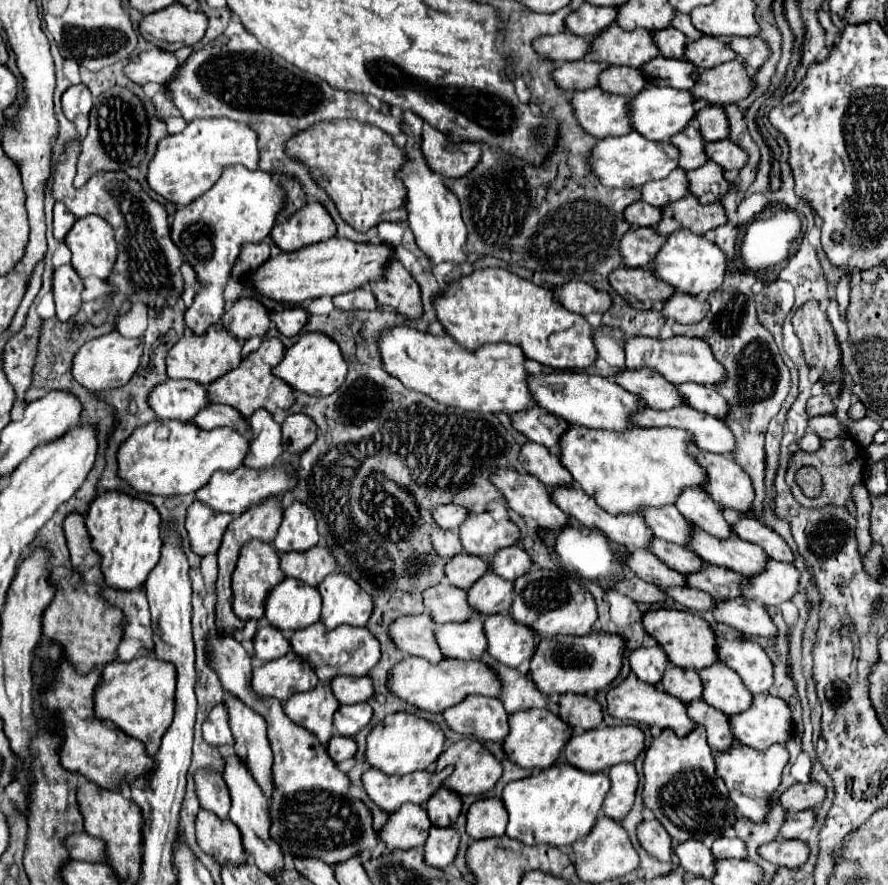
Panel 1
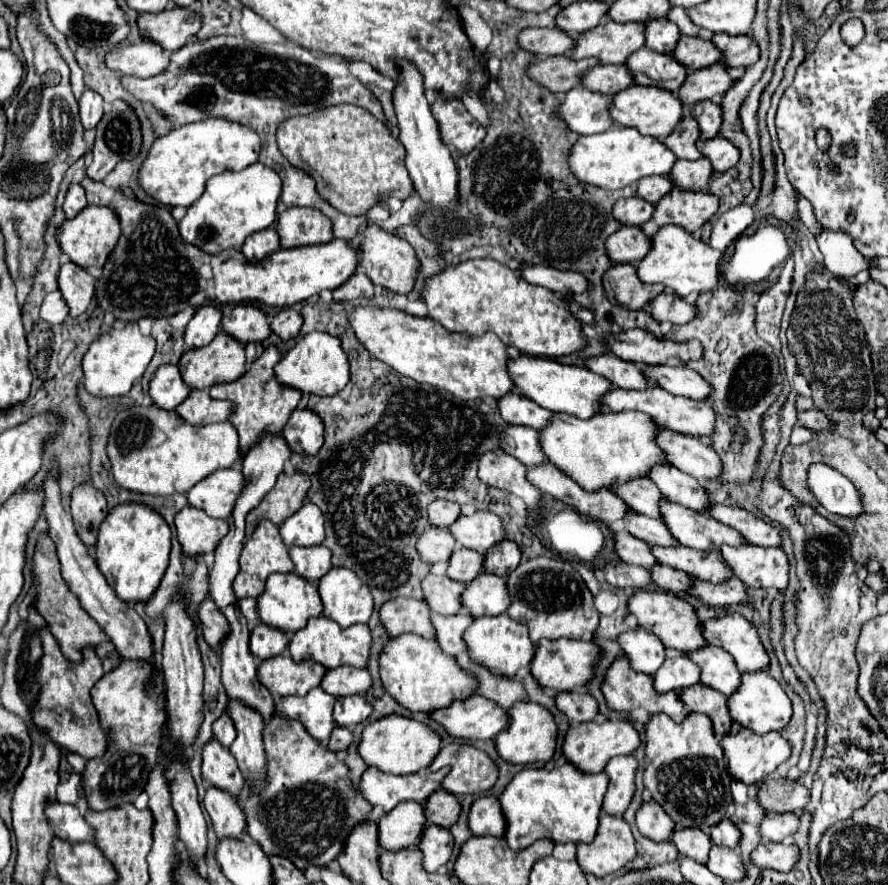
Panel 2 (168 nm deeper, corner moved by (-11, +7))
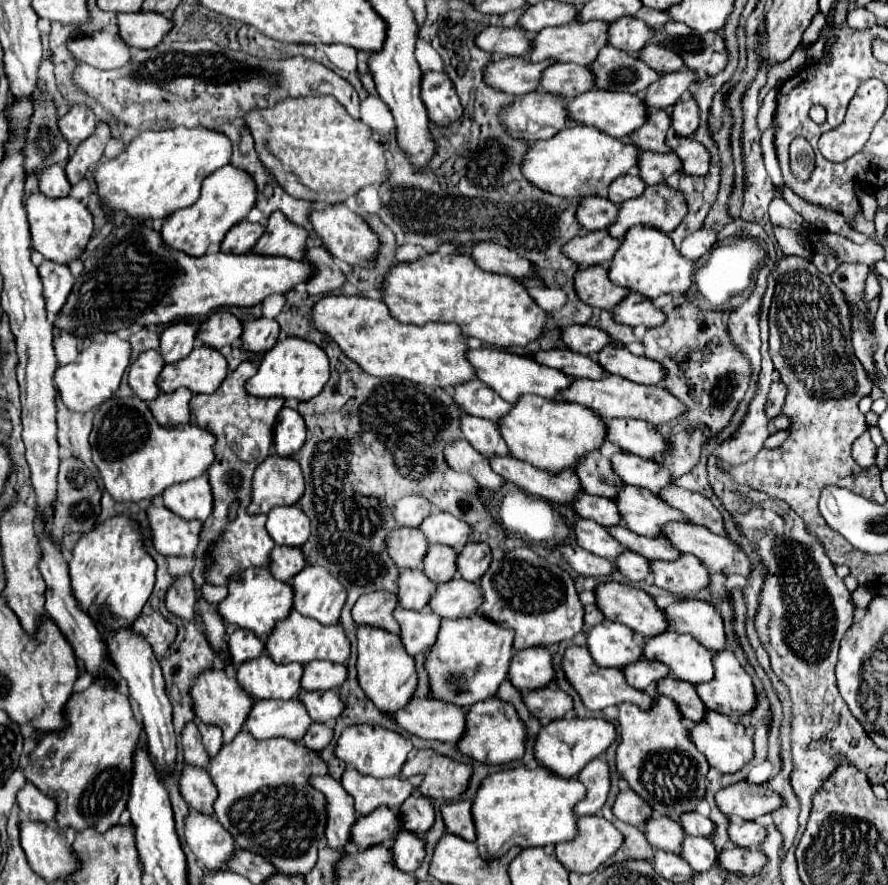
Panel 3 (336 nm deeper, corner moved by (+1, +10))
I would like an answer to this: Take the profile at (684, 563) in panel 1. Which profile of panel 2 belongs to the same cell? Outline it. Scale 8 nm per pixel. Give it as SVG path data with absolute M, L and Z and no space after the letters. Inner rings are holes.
M631 514L625 520L625 526L629 534L635 538L641 538L653 546L679 546L679 540L673 538L673 534L667 530L667 526L661 520L645 518L643 514Z

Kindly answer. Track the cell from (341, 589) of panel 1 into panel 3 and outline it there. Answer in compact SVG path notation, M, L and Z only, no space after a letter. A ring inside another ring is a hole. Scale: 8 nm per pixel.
M305 567L299 575L291 579L291 587L293 587L293 609L295 611L299 611L305 617L313 617L323 625L339 623L339 615L347 599L347 591L333 575L329 575L329 571L325 571L323 567Z

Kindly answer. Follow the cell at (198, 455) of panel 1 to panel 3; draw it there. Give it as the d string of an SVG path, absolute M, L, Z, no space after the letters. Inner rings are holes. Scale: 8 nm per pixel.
M113 397L105 401L95 413L89 443L105 489L121 503L153 499L175 483L203 475L215 459L215 437L209 431L191 423L179 427L157 425L147 403L139 397Z

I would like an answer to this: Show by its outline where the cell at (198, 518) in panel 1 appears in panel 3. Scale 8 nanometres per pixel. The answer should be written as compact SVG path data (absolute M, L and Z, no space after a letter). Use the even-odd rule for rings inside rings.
M163 505L147 507L147 521L151 531L151 541L157 553L195 557L199 547L199 521L183 521Z

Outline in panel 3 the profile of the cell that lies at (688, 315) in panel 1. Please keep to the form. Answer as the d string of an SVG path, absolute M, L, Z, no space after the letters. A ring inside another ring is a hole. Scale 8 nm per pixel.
M629 293L619 305L613 309L615 323L623 323L629 327L645 325L645 327L657 327L665 323L665 315L661 309L653 307L653 303L639 293Z

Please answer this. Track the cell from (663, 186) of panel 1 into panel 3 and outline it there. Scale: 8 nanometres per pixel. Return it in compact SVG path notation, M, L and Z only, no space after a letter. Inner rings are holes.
M627 173L627 175L621 175L619 179L615 179L615 183L611 183L607 197L613 203L619 205L619 203L623 203L627 199L639 197L643 191L645 191L645 183L641 181L641 177L633 175L633 173Z

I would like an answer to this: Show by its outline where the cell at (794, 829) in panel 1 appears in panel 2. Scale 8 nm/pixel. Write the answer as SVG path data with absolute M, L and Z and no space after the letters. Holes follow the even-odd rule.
M787 812L787 814L771 814L769 818L763 820L761 824L761 834L763 838L769 838L773 842L783 842L789 840L797 828L799 828L799 814L795 812Z

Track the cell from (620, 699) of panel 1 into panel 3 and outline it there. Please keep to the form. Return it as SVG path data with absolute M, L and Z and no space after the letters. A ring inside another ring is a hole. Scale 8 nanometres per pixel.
M569 647L561 659L561 669L567 677L567 681L573 685L573 689L579 693L583 705L591 711L601 711L609 705L617 705L617 703L623 703L623 701L629 701L633 705L637 705L639 709L649 709L653 705L653 697L643 693L643 691L637 691L633 687L629 687L625 683L625 677L623 677L623 671L621 669L607 669L607 667L599 667L595 665L595 661L591 659L591 653L587 651L587 647Z

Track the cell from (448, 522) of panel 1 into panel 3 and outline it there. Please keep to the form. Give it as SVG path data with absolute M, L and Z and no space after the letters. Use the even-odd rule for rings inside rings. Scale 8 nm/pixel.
M411 495L411 497L399 499L393 505L391 513L393 513L393 519L397 521L397 525L419 527L419 523L423 523L423 519L431 513L431 509L433 509L433 505L427 499Z

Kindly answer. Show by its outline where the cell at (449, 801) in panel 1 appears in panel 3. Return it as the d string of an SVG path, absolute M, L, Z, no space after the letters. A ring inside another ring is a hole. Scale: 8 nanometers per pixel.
M413 793L405 803L403 807L399 809L401 813L401 827L405 831L413 831L417 835L423 835L431 829L433 821L435 821L435 813L433 813L433 805L427 797L419 795L419 793Z

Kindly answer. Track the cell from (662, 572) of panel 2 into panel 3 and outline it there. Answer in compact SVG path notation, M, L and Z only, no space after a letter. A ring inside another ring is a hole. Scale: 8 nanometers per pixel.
M625 551L623 555L615 557L613 563L615 563L617 571L621 575L625 575L629 581L645 581L649 575L647 559L637 555L637 553L631 553L631 551Z

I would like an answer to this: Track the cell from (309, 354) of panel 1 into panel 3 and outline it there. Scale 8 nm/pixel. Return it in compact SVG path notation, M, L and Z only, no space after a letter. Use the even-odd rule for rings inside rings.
M285 337L279 339L277 345L263 355L257 373L247 381L245 389L253 397L283 397L307 401L319 395L327 379L329 379L329 359L325 351L311 341L303 341L299 337Z

